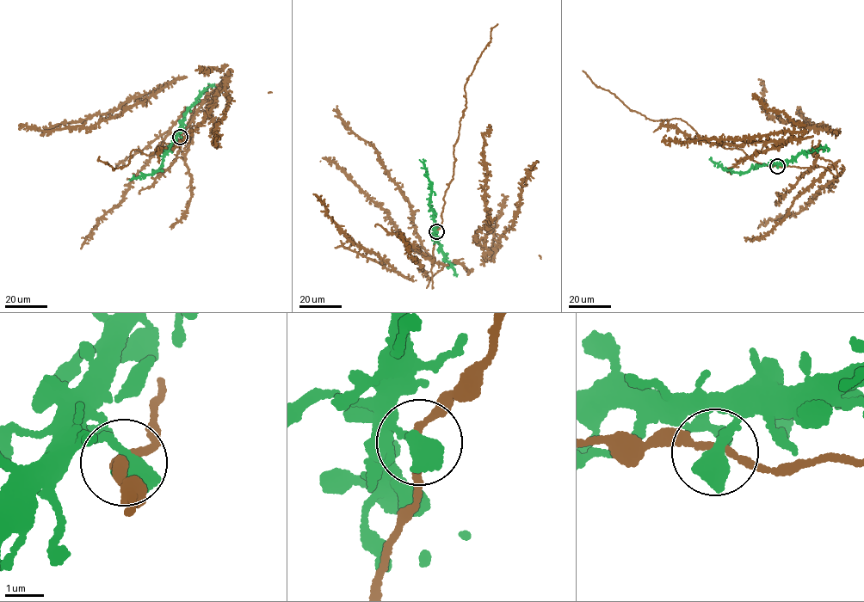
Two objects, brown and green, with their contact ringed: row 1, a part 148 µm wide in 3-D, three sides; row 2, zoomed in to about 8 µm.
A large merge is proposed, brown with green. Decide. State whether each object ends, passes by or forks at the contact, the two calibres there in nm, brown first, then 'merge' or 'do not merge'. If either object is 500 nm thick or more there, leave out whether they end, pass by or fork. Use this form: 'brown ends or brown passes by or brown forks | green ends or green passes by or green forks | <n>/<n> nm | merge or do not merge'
150/600 nm | merge

